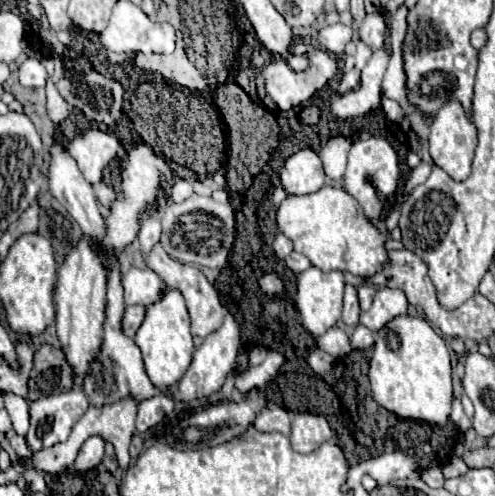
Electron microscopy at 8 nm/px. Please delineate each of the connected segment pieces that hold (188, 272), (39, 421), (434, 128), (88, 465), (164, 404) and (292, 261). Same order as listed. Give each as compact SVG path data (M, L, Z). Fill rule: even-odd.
M155 244L151 248L151 252L145 256L145 264L151 270L155 270L169 286L177 288L183 294L183 298L187 302L189 316L191 316L191 334L193 336L205 338L205 336L209 336L209 332L215 332L217 328L221 328L225 312L228 312L228 310L223 306L221 300L219 300L218 291L213 288L213 284L209 284L209 280L197 268L185 266L185 264L173 260L173 258L169 258L167 252L161 248L161 244Z
M79 386L69 392L43 396L31 402L31 426L27 432L27 444L33 450L49 448L63 442L73 430L75 422L87 412L89 402Z
M449 100L449 104L443 104L431 124L431 134L429 134L429 152L431 158L437 166L441 166L451 178L455 180L465 180L471 172L471 160L475 156L477 148L477 128L473 120L467 116L465 108L457 104L457 100Z
M99 436L89 438L89 440L83 444L83 448L79 450L77 460L75 460L73 466L69 468L69 472L71 472L71 474L85 474L85 472L93 470L93 468L101 462L101 458L103 458L103 444L105 444L105 442L103 442Z
M157 392L153 398L139 404L137 432L147 432L149 428L157 426L171 412L173 412L173 398L163 392Z
M293 252L293 254L289 254L287 256L287 266L295 272L295 274L299 274L299 272L303 272L303 270L307 270L309 266L311 266L311 262L303 256L303 254L299 254L299 252Z

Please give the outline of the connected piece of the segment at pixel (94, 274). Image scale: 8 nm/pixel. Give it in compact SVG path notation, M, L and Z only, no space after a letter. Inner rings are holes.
M83 240L65 256L65 264L59 268L55 286L55 310L57 310L57 336L65 350L69 364L75 370L75 384L83 382L91 360L101 348L103 320L105 320L105 284L107 270L101 256L91 248L89 240Z

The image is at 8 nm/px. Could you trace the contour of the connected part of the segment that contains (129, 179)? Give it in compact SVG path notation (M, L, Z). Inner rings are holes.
M141 144L141 146L135 146L131 152L129 152L129 158L127 158L127 166L123 168L121 172L121 198L117 198L117 202L111 206L109 210L109 216L105 218L105 226L107 226L107 236L103 240L105 246L117 250L117 248L125 248L129 246L137 232L139 232L139 224L137 224L137 218L143 210L147 210L157 194L159 194L159 186L161 186L161 180L165 178L165 172L167 172L167 160L159 154L155 154L149 146Z

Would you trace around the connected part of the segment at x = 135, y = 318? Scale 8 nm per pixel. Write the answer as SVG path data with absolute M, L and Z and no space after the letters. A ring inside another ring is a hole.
M127 306L123 316L123 330L127 336L135 336L137 328L141 326L141 320L145 320L145 306Z

